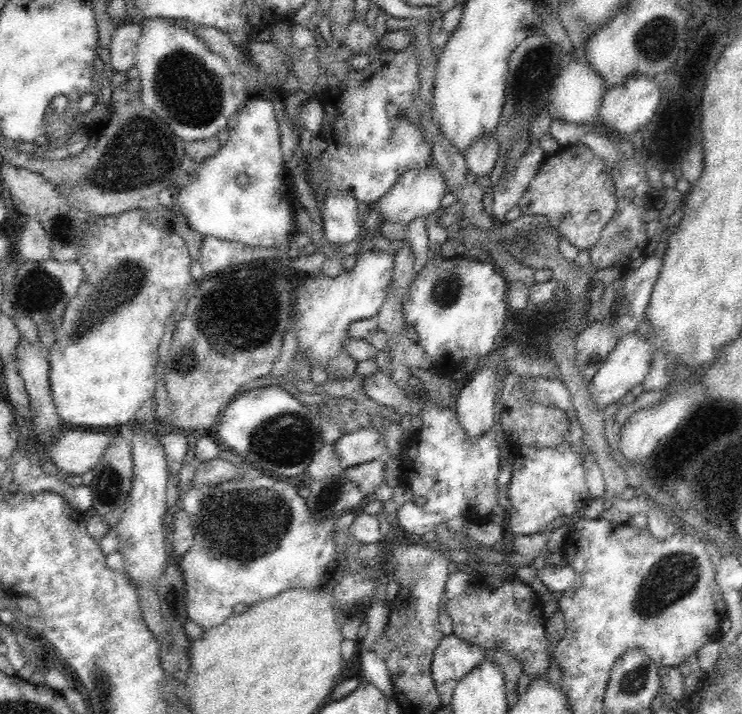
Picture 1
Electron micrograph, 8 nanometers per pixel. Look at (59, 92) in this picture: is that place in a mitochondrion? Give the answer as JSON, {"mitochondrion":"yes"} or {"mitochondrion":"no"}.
{"mitochondrion":"no"}

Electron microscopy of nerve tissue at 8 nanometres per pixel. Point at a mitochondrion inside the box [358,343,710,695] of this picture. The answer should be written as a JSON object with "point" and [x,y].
{"point":[674,576]}

